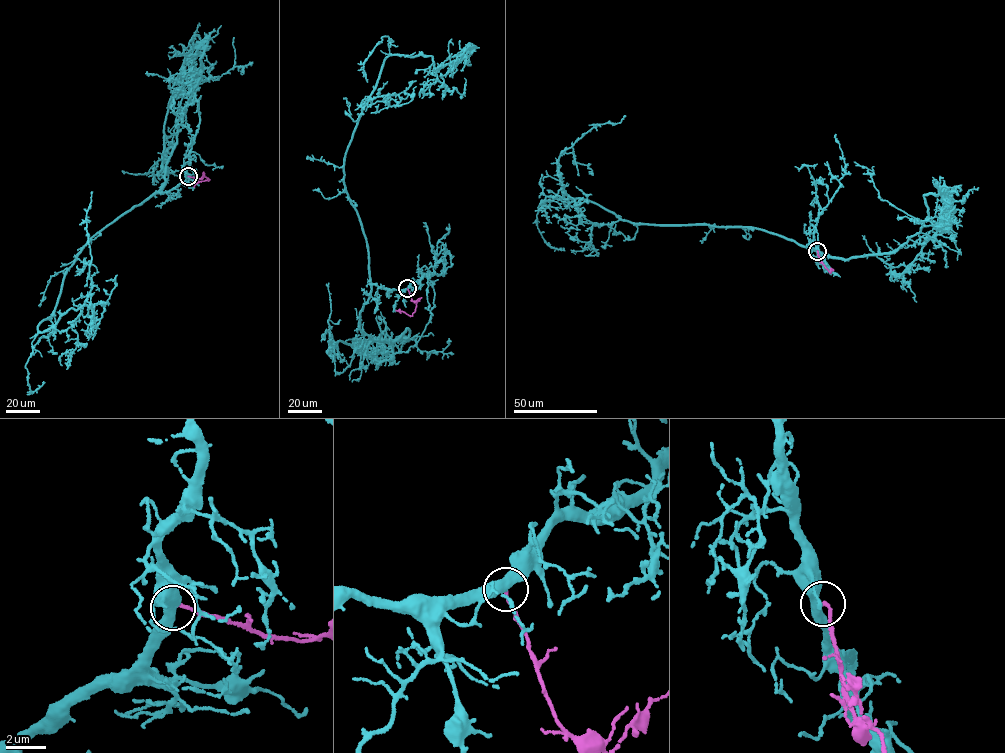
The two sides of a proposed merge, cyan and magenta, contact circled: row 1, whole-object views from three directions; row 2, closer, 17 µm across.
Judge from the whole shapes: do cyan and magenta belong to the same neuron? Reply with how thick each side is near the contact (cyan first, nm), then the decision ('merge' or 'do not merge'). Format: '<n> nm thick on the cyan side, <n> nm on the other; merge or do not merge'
440 nm thick on the cyan side, 170 nm on the other; merge

